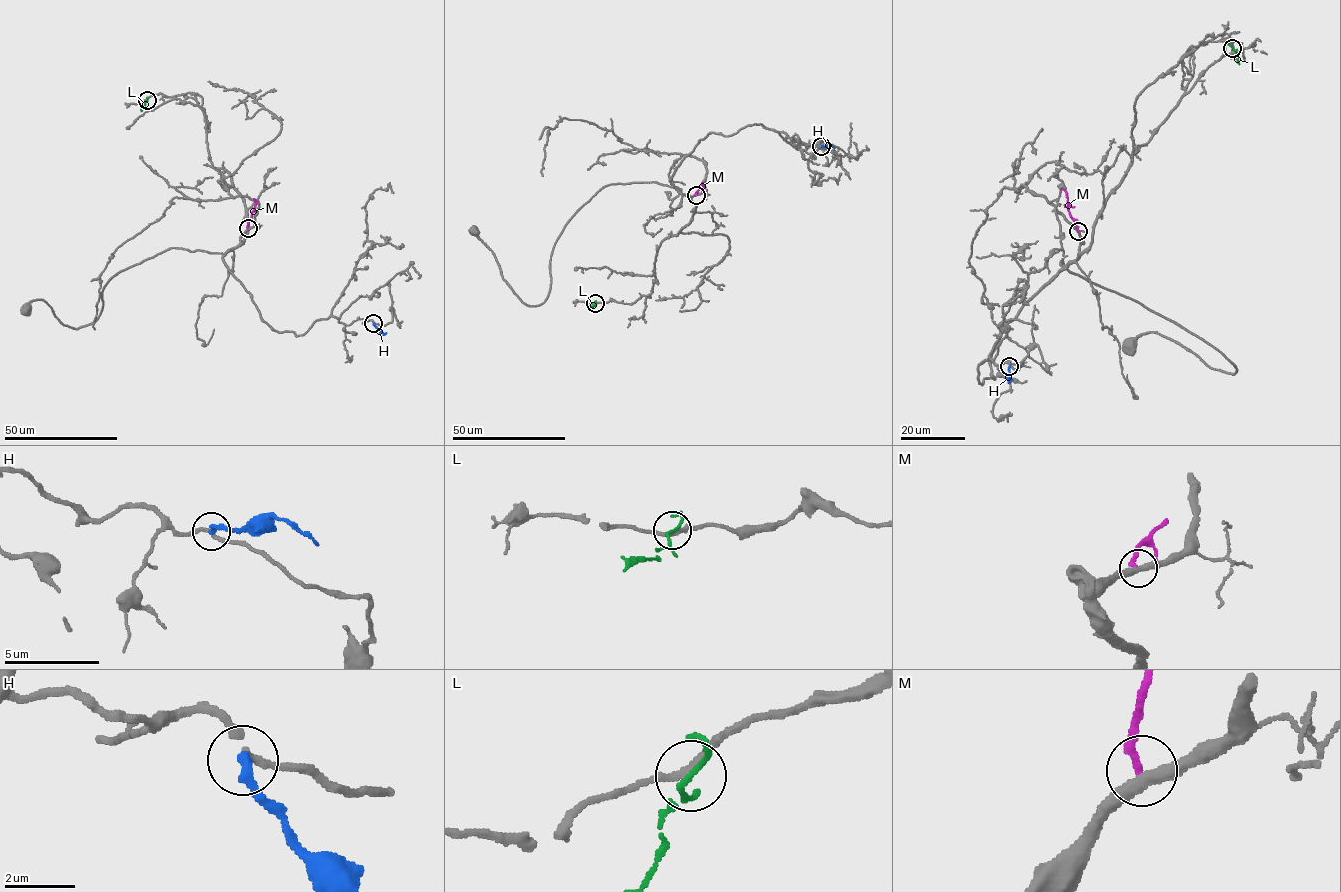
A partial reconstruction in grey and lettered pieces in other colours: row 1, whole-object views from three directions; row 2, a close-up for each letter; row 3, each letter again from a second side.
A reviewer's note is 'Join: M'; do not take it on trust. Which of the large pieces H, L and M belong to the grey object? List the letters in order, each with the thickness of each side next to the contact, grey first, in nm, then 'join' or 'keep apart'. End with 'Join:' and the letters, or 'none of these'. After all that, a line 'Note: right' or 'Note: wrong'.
H: calibres 190 and 280 nm; keep apart
L: calibres 200 and 110 nm; keep apart
M: calibres 360 and 240 nm; keep apart
Join: none of these
Note: wrong

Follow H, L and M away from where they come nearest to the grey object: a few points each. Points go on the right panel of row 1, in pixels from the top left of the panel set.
H: (1009, 366), (1007, 379), (1012, 380)
L: (1232, 48), (1239, 64)
M: (1078, 231), (1068, 210), (1067, 192), (1061, 189)

